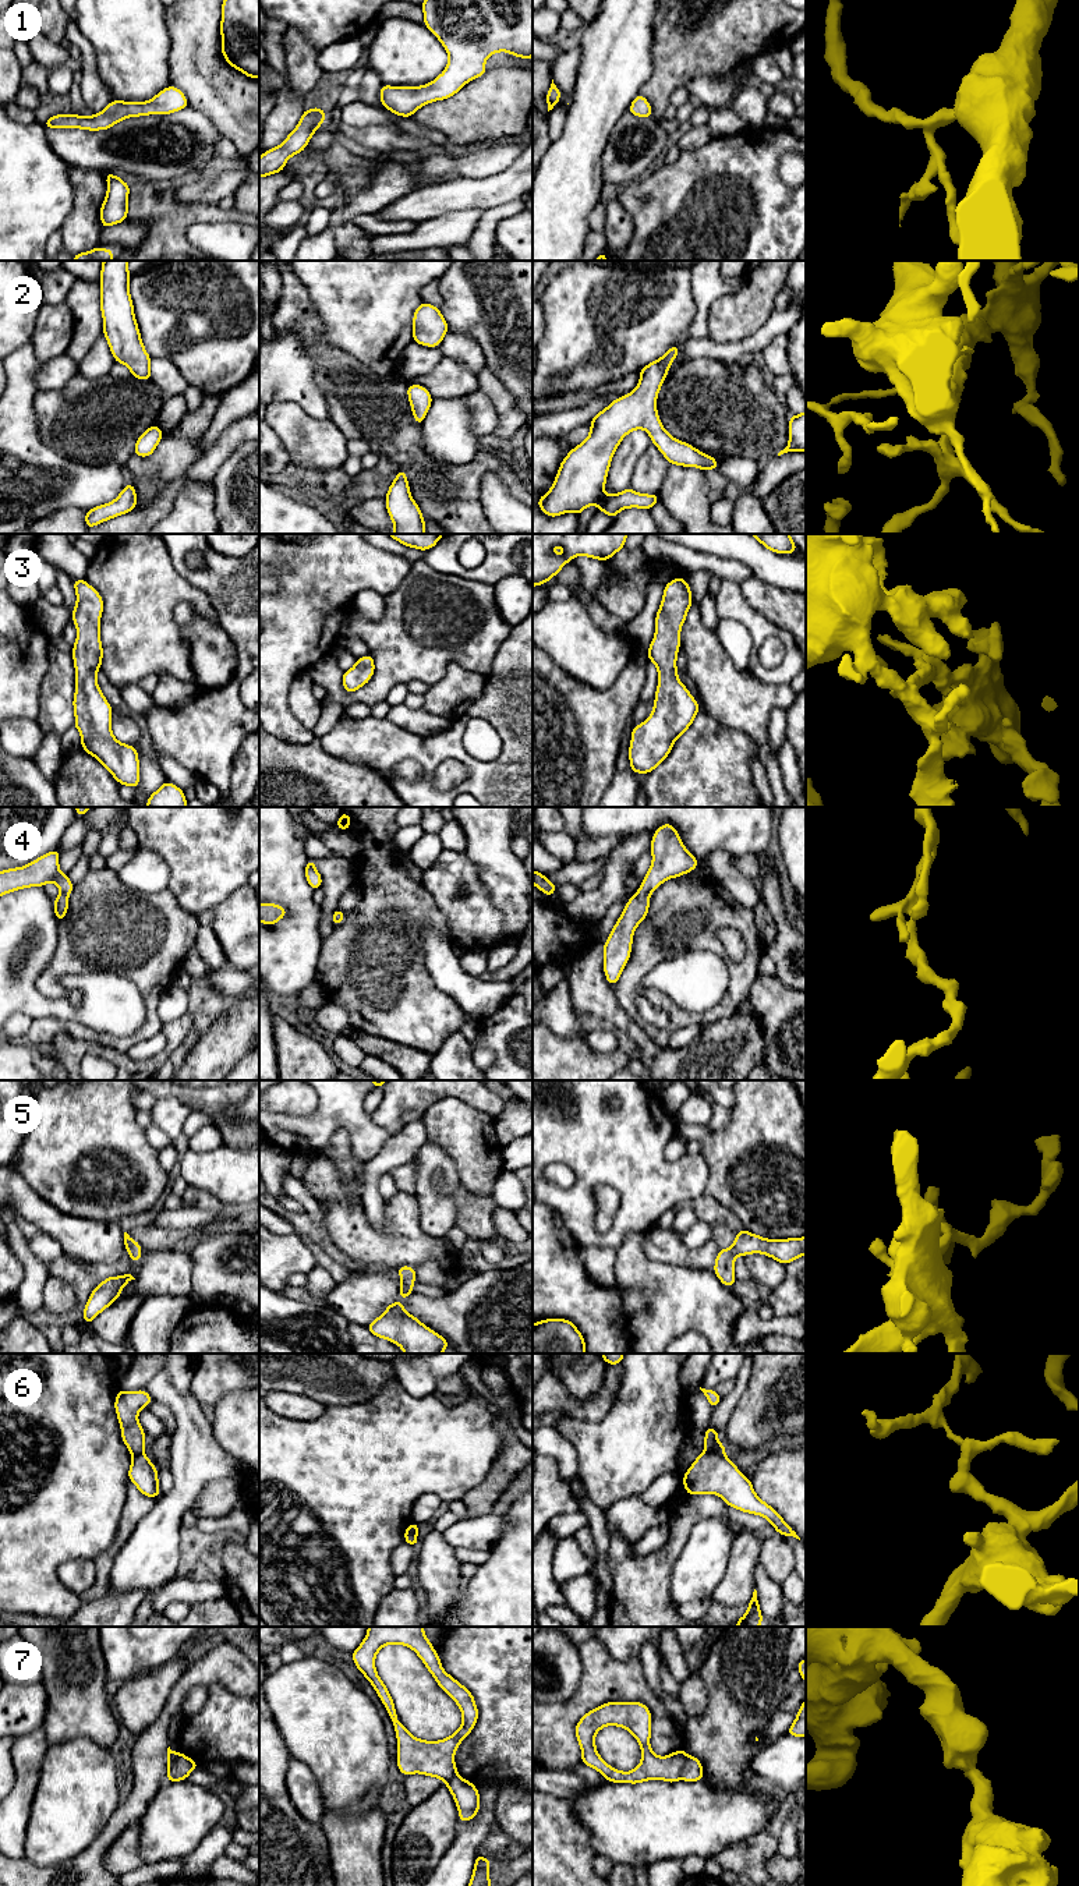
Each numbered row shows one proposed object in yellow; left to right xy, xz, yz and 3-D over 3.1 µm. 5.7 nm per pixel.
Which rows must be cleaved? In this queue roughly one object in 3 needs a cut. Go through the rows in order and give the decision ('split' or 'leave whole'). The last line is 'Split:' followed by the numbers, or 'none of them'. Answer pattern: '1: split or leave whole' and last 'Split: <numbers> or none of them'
1: leave whole
2: leave whole
3: leave whole
4: leave whole
5: leave whole
6: split
7: split
Split: 6, 7

